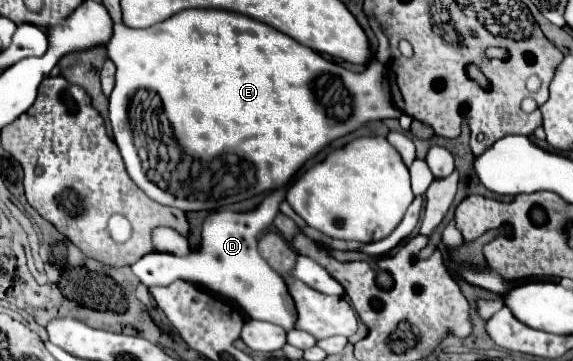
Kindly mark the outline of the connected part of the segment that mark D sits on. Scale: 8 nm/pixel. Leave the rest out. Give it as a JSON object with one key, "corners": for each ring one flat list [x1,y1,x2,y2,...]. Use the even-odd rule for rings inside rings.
{"corners":[[272,191,254,211,236,213,236,211,214,211,206,217,202,225,202,245,198,251,188,257,176,257,166,253,148,253,140,261,132,265,132,273,146,285,170,285,176,279,192,281,200,287,206,287,212,293,228,297,236,301,250,319,268,321,284,327,286,331,294,329,298,319,294,301,288,293,286,281,280,273,276,273,258,253,258,235,264,233,272,225,272,219,280,211,278,205,284,199,286,191]]}

